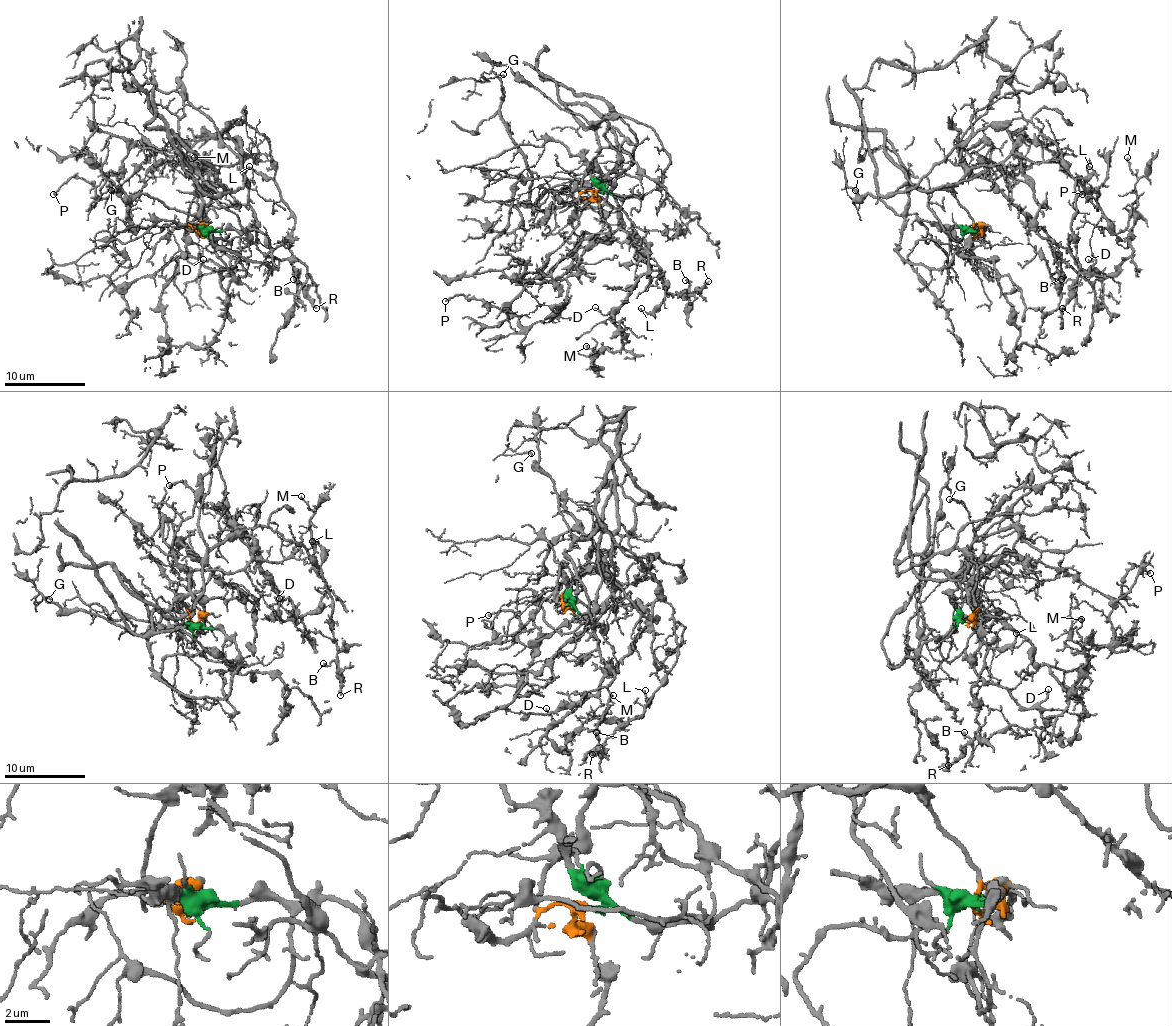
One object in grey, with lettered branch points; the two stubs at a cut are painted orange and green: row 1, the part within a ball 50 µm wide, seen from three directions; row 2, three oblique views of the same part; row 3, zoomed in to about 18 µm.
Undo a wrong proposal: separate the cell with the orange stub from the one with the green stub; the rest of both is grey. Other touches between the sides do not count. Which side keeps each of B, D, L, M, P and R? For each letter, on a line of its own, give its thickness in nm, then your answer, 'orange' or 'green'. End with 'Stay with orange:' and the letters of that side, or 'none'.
B: 160 nm thick; orange
D: 140 nm thick; orange
L: 120 nm thick; orange
M: 130 nm thick; orange
P: 180 nm thick; orange
R: 180 nm thick; orange
Stay with orange: B, D, L, M, P, R

